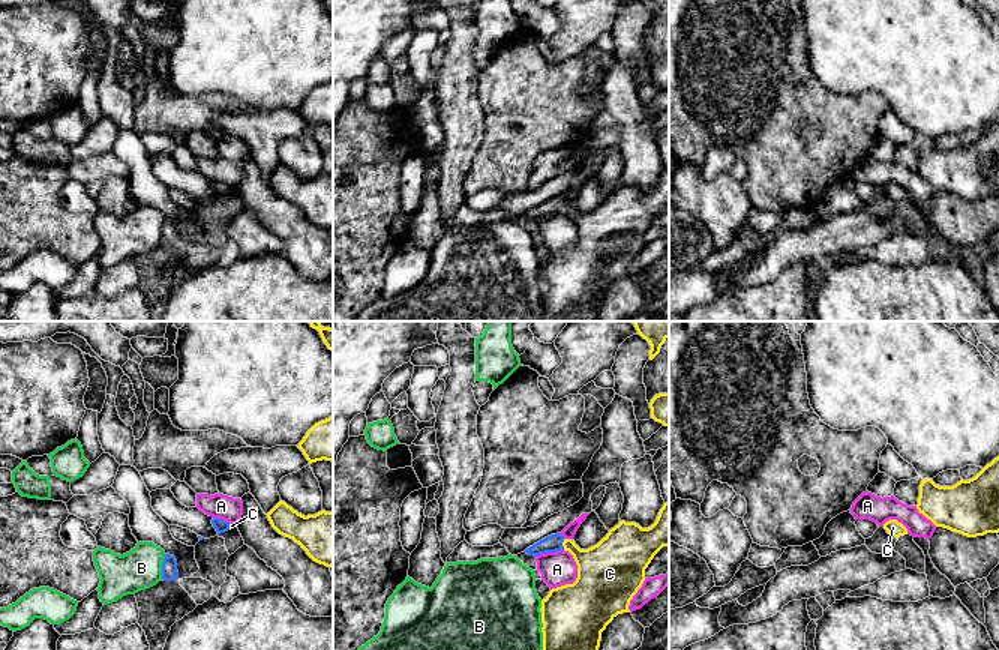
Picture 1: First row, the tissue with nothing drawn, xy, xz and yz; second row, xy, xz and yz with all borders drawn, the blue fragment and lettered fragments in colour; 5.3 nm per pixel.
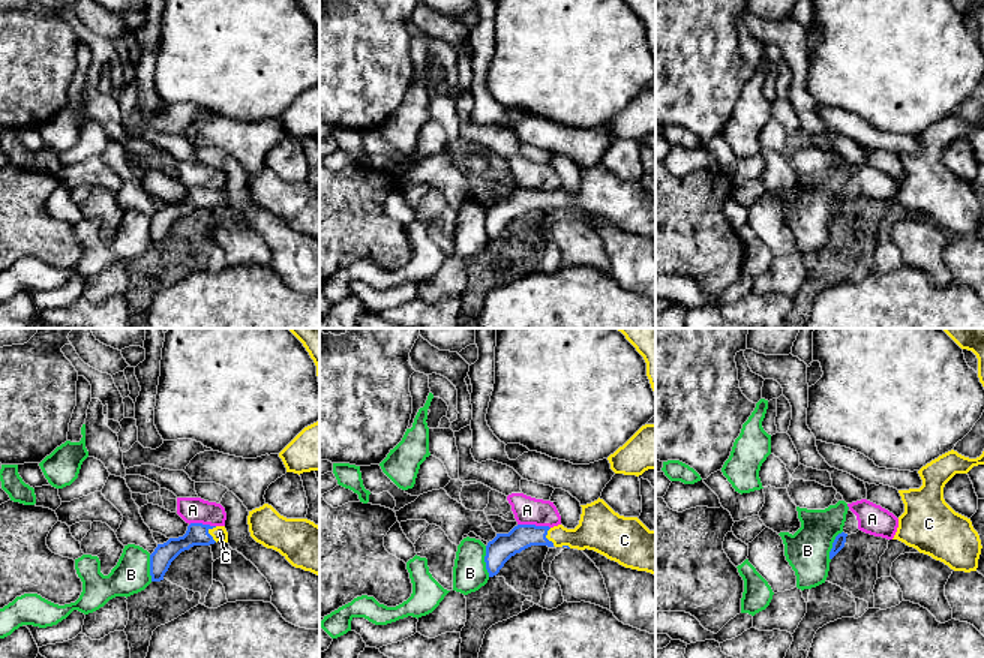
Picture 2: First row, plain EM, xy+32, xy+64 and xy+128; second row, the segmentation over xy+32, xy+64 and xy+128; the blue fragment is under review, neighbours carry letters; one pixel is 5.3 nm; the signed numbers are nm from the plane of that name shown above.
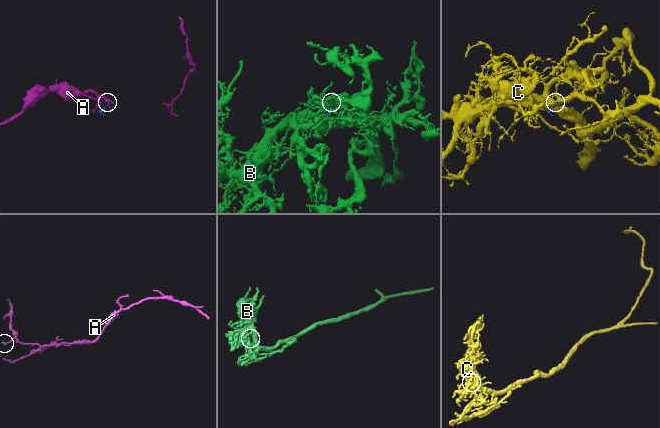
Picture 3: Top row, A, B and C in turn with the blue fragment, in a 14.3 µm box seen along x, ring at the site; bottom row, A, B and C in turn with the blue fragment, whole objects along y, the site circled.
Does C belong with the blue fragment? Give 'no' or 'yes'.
yes

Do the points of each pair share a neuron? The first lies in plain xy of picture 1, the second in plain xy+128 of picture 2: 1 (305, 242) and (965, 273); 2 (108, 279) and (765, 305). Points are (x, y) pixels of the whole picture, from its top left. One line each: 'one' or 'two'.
1: one
2: two

